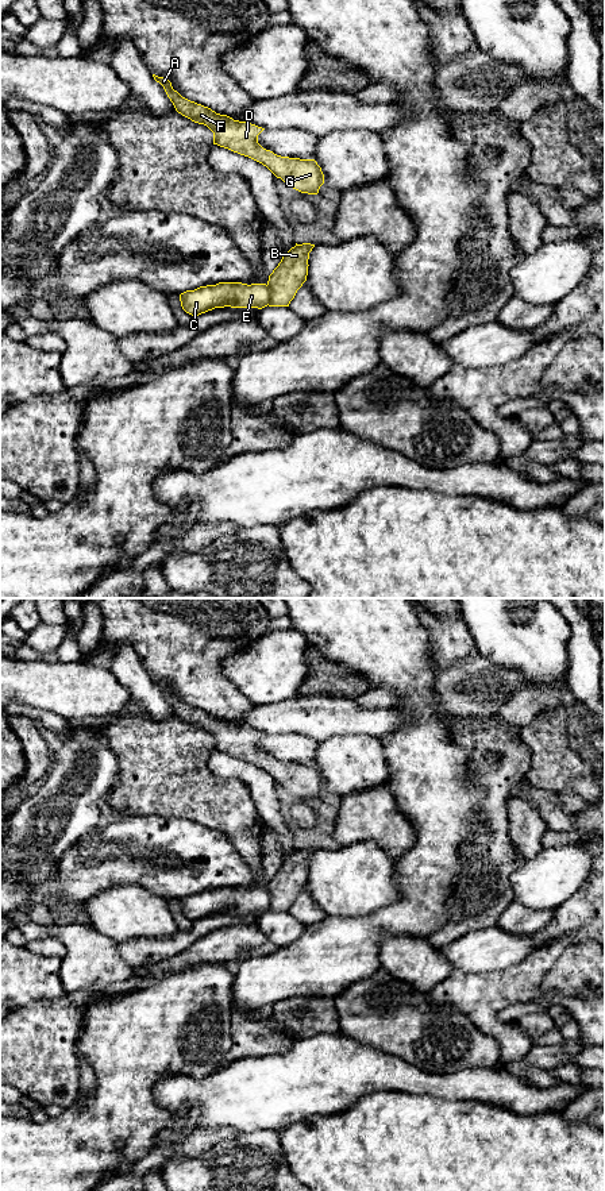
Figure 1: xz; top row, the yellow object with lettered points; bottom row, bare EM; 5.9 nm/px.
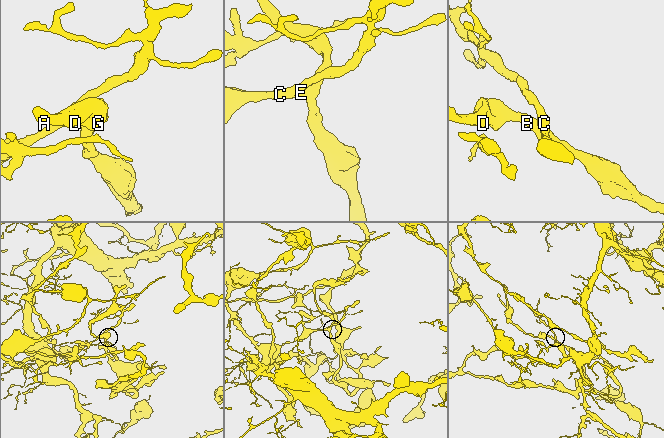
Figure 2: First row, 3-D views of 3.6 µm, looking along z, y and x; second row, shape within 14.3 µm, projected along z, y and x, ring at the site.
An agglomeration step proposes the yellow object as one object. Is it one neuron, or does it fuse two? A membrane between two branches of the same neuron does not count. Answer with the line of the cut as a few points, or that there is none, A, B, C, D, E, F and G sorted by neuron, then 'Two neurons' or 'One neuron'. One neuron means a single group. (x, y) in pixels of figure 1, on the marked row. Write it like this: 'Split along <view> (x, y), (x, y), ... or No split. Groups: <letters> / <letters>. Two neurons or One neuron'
Split along xz (266, 285), (269, 292), (268, 304). Groups: A B D F G / C E. Two neurons

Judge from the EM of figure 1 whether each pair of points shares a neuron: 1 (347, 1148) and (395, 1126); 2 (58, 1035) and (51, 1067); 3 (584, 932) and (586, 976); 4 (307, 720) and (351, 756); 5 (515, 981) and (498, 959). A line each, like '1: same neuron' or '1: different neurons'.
1: same neuron
2: same neuron
3: different neurons
4: different neurons
5: different neurons

